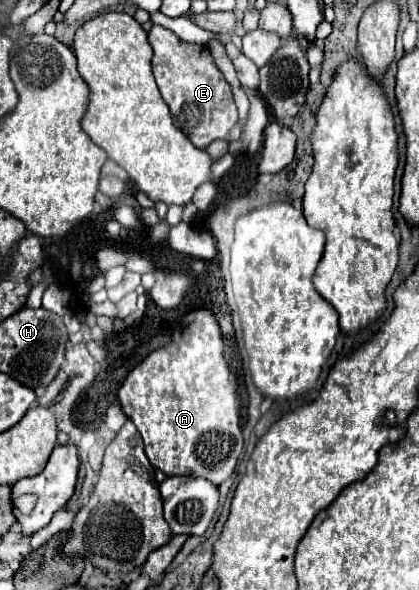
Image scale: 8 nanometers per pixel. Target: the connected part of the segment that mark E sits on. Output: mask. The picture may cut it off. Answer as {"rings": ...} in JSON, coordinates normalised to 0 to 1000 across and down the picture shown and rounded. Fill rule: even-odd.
{"rings":[[[368,44],[353,54],[353,68],[368,85],[368,132],[425,220],[434,220],[473,251],[492,251],[511,237],[539,237],[568,203],[568,186],[554,166],[554,149],[506,105],[501,85],[492,78],[434,71],[415,54],[387,44]]]}

